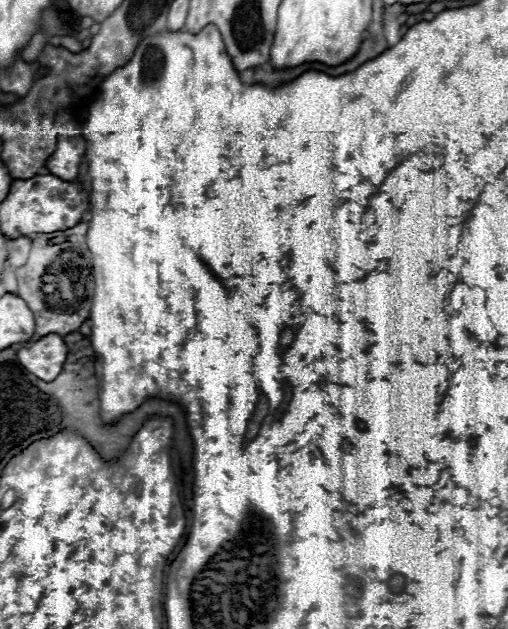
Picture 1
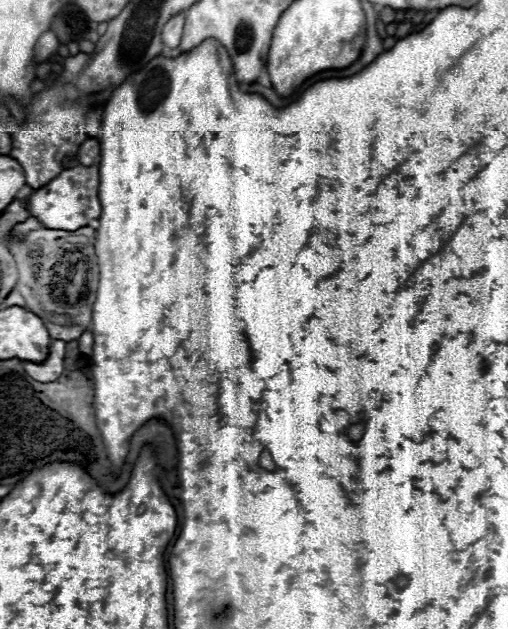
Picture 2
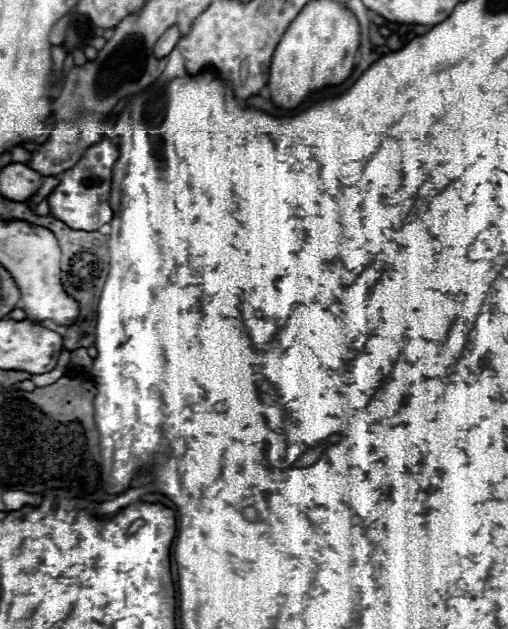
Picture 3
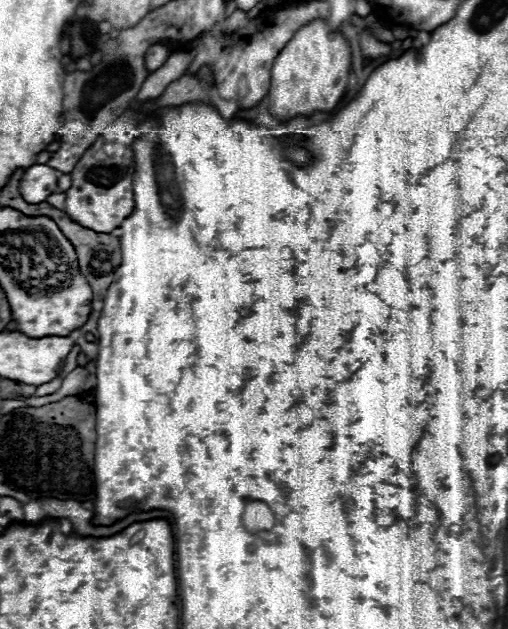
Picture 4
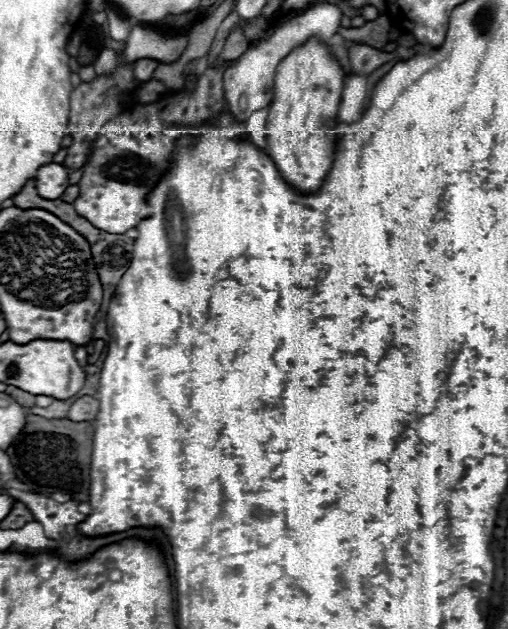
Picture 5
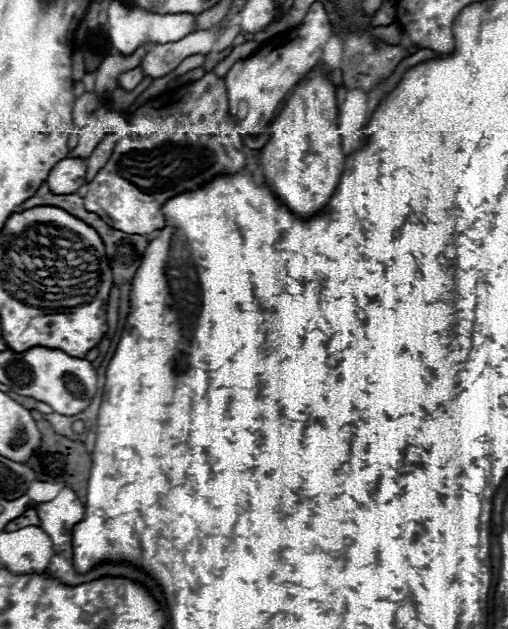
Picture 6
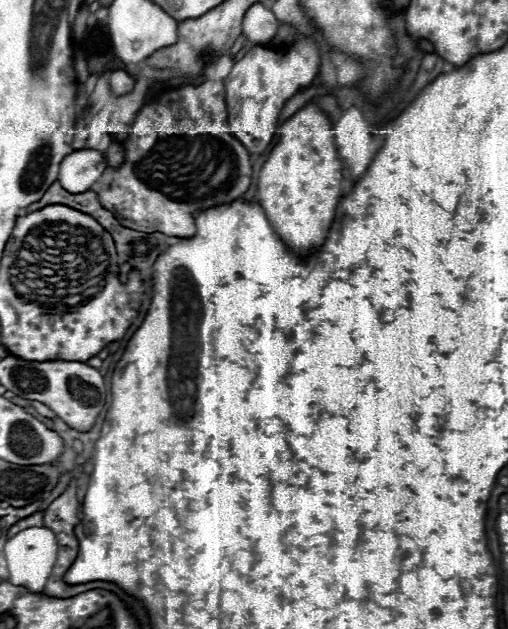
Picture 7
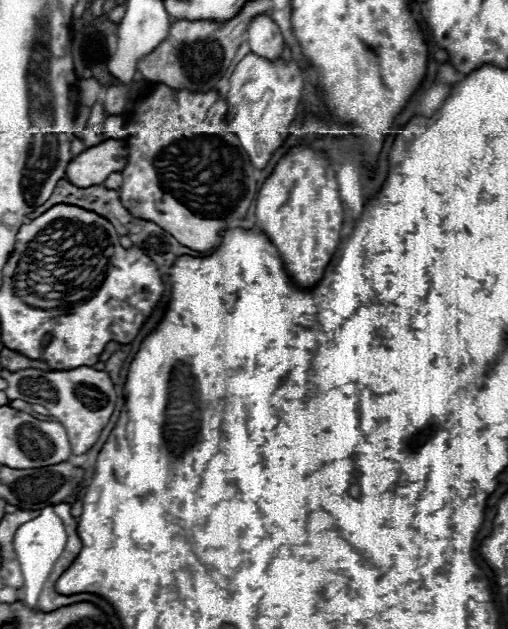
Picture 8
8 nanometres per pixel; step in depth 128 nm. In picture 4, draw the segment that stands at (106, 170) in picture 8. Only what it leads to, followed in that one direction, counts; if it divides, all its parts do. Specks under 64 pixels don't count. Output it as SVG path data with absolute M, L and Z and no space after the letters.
M46 164L30 166L20 178L20 196L24 200L46 200L56 190L56 170Z

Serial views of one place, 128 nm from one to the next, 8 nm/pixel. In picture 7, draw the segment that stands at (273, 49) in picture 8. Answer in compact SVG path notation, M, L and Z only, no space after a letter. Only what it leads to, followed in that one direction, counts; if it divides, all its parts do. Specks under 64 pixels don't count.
M252 4L242 20L242 34L252 44L266 44L274 38L278 30L278 20L264 4Z

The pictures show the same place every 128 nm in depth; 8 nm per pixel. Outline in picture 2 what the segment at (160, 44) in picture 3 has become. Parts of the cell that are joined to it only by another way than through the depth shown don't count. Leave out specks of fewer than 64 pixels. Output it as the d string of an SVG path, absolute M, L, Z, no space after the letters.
M180 12L176 16L172 16L172 20L168 20L168 24L164 26L164 32L162 32L162 40L168 48L176 48L180 44L180 38L182 38L182 30L184 30L184 18L186 14Z

